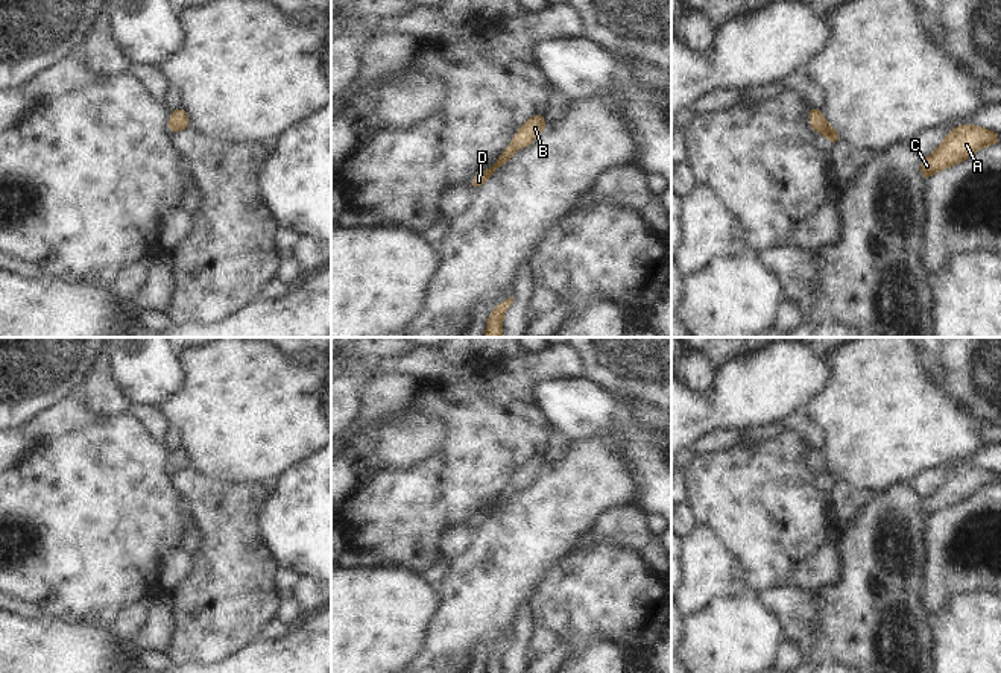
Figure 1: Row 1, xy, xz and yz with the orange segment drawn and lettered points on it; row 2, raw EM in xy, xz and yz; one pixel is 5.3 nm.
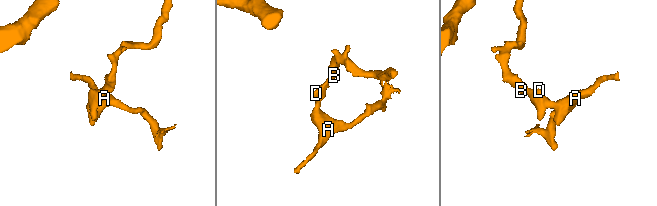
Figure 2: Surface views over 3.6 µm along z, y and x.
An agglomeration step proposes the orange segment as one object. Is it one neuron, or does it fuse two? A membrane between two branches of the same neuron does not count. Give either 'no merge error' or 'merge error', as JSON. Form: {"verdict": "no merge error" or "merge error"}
{"verdict": "no merge error"}

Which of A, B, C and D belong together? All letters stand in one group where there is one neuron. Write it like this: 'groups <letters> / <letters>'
groups A B C D

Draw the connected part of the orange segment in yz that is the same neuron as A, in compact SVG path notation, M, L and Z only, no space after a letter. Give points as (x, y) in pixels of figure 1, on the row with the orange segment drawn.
M977 125L957 126L948 132L946 140L930 156L922 160L922 176L927 181L936 172L955 166L990 144L999 144L999 132L990 132Z

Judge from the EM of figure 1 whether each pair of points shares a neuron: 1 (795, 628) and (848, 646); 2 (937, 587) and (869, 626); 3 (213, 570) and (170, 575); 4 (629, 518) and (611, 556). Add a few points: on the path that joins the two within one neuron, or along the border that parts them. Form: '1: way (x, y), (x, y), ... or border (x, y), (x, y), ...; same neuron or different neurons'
1: border (819, 600), (817, 644), (804, 657); different neurons
2: border (927, 561), (924, 605), (928, 611); different neurons
3: border (192, 555), (190, 576), (172, 593); different neurons
4: border (582, 544), (614, 543), (629, 549), (646, 565); different neurons

